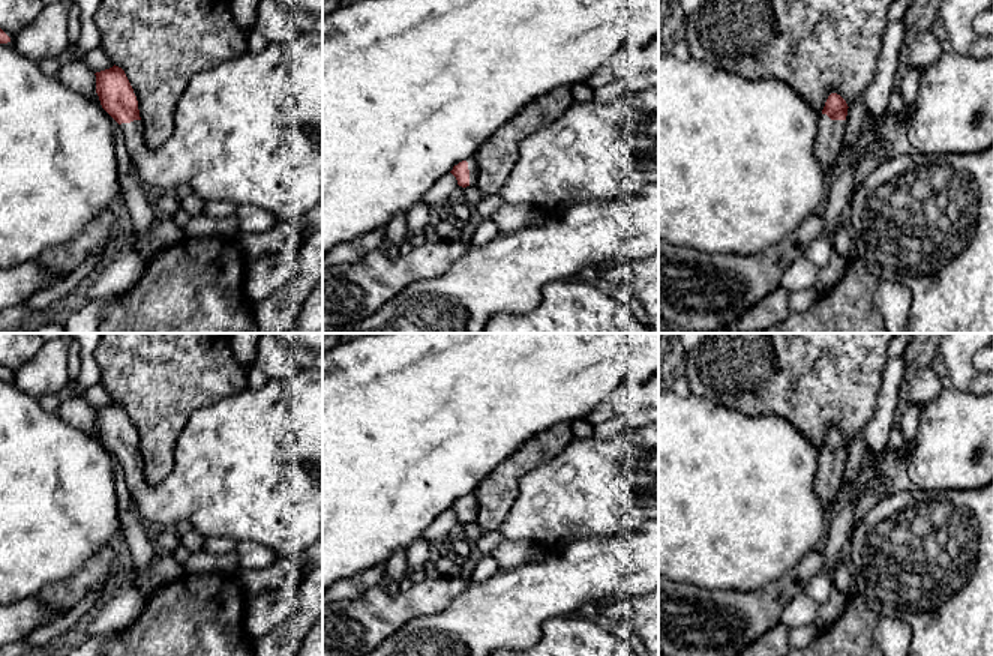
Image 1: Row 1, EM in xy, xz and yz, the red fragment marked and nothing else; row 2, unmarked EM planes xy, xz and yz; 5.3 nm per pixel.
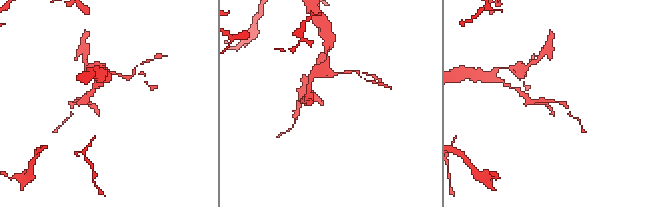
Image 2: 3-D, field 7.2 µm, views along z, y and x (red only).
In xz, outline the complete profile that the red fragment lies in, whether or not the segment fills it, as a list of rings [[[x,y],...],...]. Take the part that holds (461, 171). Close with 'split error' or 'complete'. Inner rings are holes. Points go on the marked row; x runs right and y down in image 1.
[[[474,158],[462,161],[458,165],[454,165],[450,173],[456,177],[459,186],[466,188],[476,183],[477,162]]] | split error

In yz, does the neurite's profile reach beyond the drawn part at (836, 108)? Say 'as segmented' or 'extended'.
extended

